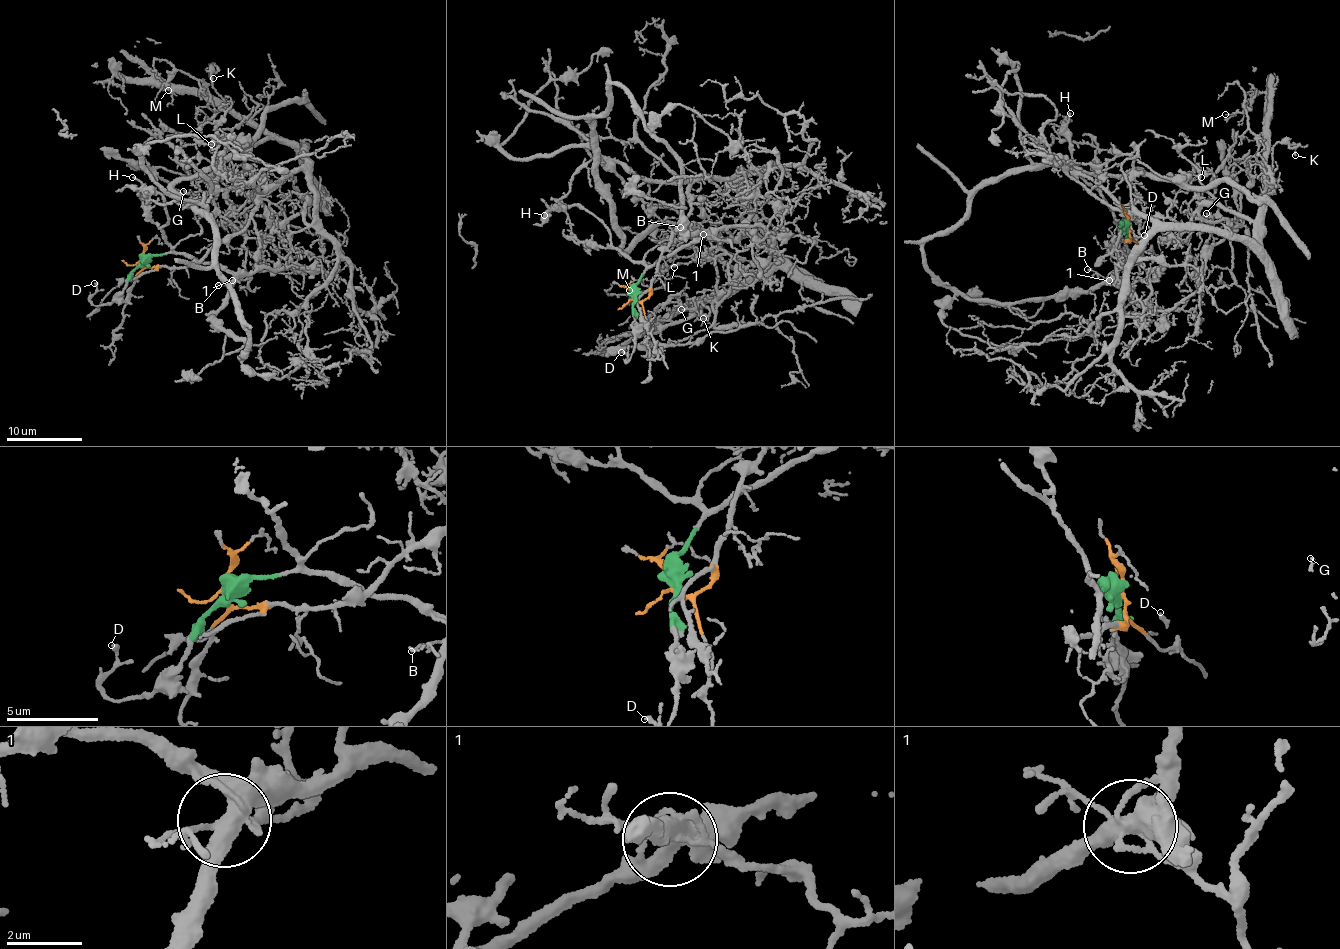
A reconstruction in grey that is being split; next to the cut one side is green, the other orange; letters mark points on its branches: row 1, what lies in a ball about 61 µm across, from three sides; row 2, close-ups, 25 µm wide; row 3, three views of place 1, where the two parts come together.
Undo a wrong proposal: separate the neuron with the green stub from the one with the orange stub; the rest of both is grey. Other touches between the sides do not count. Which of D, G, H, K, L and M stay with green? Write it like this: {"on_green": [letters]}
{"on_green": ["D", "H"]}

